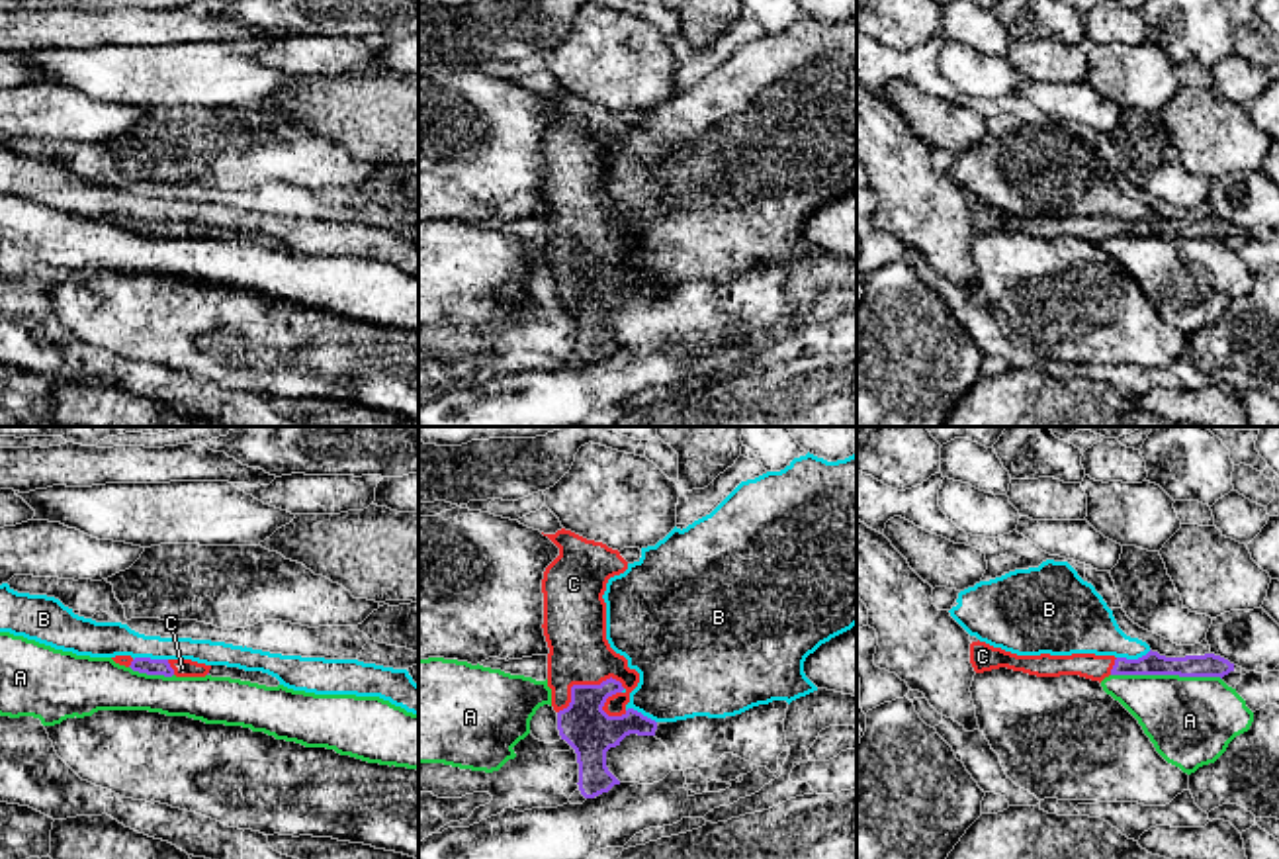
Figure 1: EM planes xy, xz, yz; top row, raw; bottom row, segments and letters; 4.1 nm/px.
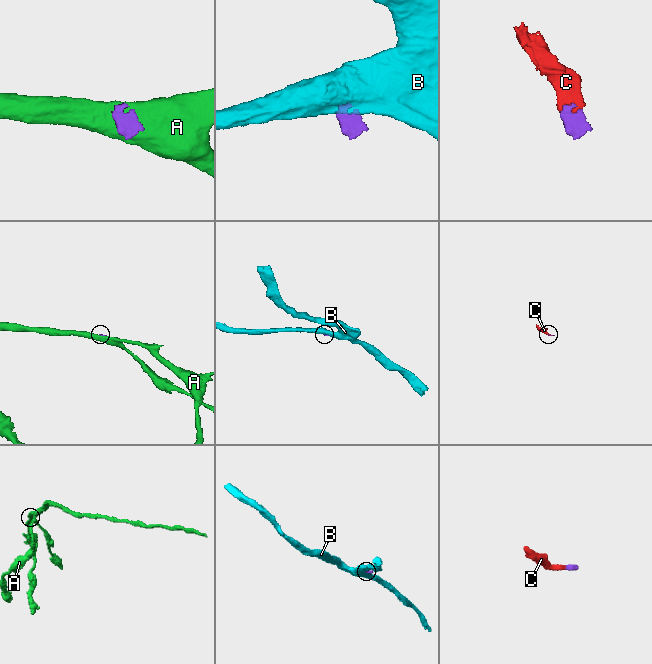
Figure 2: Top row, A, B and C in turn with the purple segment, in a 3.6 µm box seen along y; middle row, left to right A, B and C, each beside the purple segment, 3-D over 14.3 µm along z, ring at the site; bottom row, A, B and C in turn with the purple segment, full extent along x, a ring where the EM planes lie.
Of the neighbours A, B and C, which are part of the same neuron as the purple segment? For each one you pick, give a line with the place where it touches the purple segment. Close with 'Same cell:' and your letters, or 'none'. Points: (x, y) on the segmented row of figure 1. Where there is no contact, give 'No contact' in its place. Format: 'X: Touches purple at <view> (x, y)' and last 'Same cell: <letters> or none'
C: Touches purple at xz (583, 685)
Same cell: C

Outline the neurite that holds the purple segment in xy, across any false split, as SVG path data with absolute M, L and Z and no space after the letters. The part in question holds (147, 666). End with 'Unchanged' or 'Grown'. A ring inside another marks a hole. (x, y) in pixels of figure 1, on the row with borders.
M115 656L111 657L115 663L131 667L133 671L147 675L164 675L164 677L205 677L211 665L198 663L192 659L151 659L151 657L131 657L131 656Z. Grown

